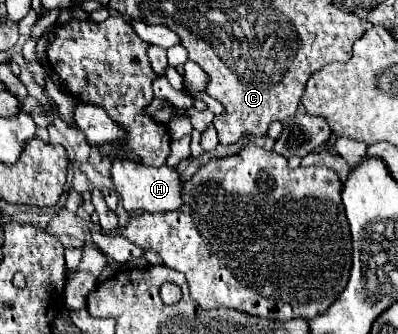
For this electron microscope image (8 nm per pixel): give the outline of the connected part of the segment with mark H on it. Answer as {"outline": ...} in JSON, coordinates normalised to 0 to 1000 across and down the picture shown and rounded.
{"outline":[[[289,479],[279,503],[279,533],[294,563],[299,593],[309,599],[309,623],[334,641],[334,635],[379,635],[379,629],[450,629],[460,599],[455,599],[455,533],[440,503],[415,497],[359,497],[334,479]]]}

